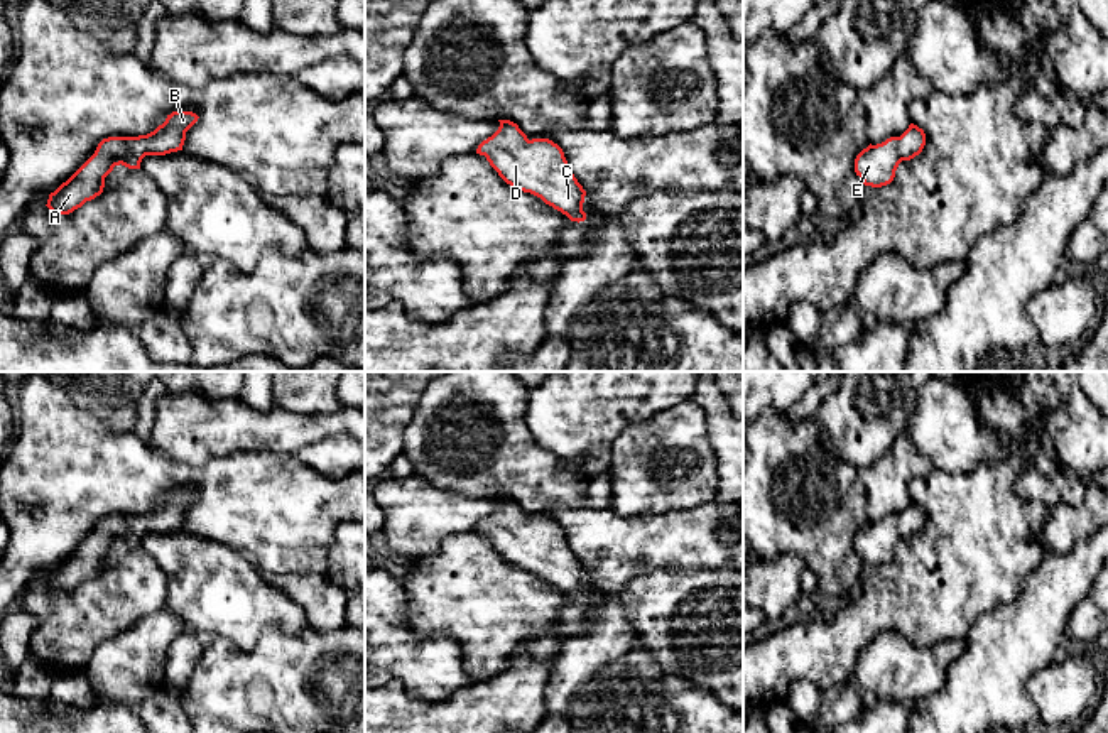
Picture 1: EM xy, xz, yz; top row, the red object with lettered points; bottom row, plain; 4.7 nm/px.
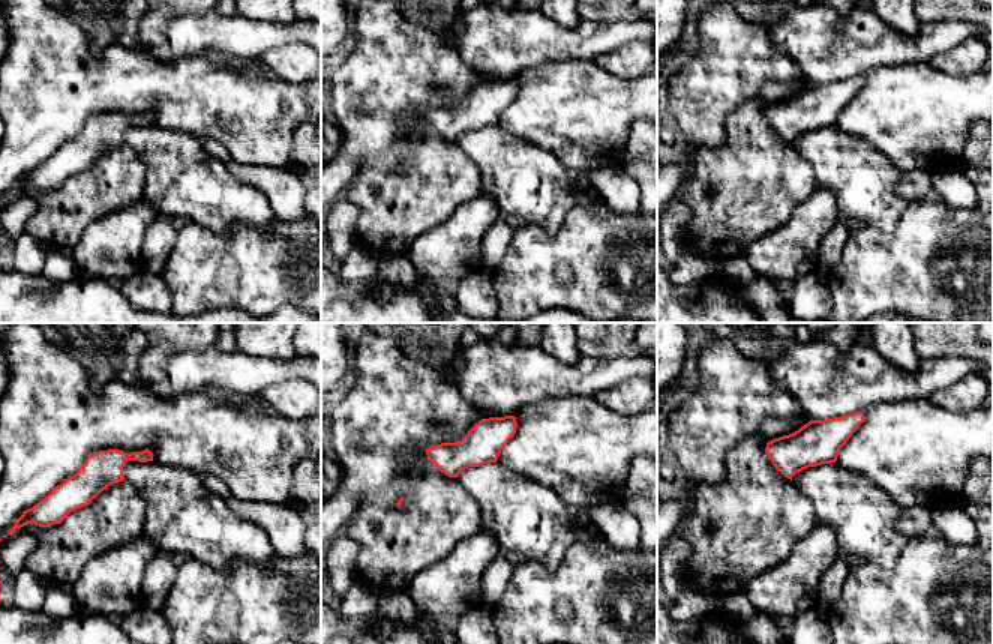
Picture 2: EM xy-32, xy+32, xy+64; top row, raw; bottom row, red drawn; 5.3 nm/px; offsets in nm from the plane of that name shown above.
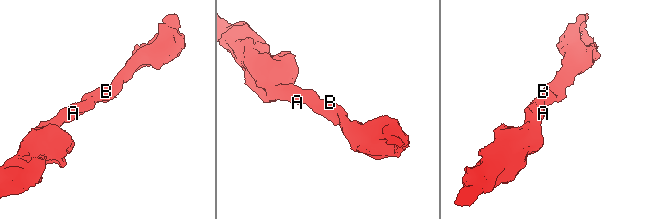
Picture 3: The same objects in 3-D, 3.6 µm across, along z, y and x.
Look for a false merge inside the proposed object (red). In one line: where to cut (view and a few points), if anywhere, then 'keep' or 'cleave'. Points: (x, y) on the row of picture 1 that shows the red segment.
cut none; keep

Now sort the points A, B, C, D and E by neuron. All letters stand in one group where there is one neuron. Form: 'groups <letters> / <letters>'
groups A B C D E

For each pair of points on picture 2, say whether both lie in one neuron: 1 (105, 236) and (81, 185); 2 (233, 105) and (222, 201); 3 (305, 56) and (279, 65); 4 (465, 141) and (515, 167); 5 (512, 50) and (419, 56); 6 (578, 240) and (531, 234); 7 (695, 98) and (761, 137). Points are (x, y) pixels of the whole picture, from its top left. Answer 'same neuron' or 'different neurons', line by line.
1: different neurons
2: different neurons
3: same neuron
4: same neuron
5: different neurons
6: same neuron
7: different neurons

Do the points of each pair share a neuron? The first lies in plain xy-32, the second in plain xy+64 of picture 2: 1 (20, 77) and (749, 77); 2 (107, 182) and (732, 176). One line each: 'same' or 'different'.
1: same
2: same

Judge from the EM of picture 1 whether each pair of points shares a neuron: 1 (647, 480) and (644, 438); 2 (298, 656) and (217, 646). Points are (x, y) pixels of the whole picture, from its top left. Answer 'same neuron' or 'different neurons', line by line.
1: same neuron
2: same neuron

